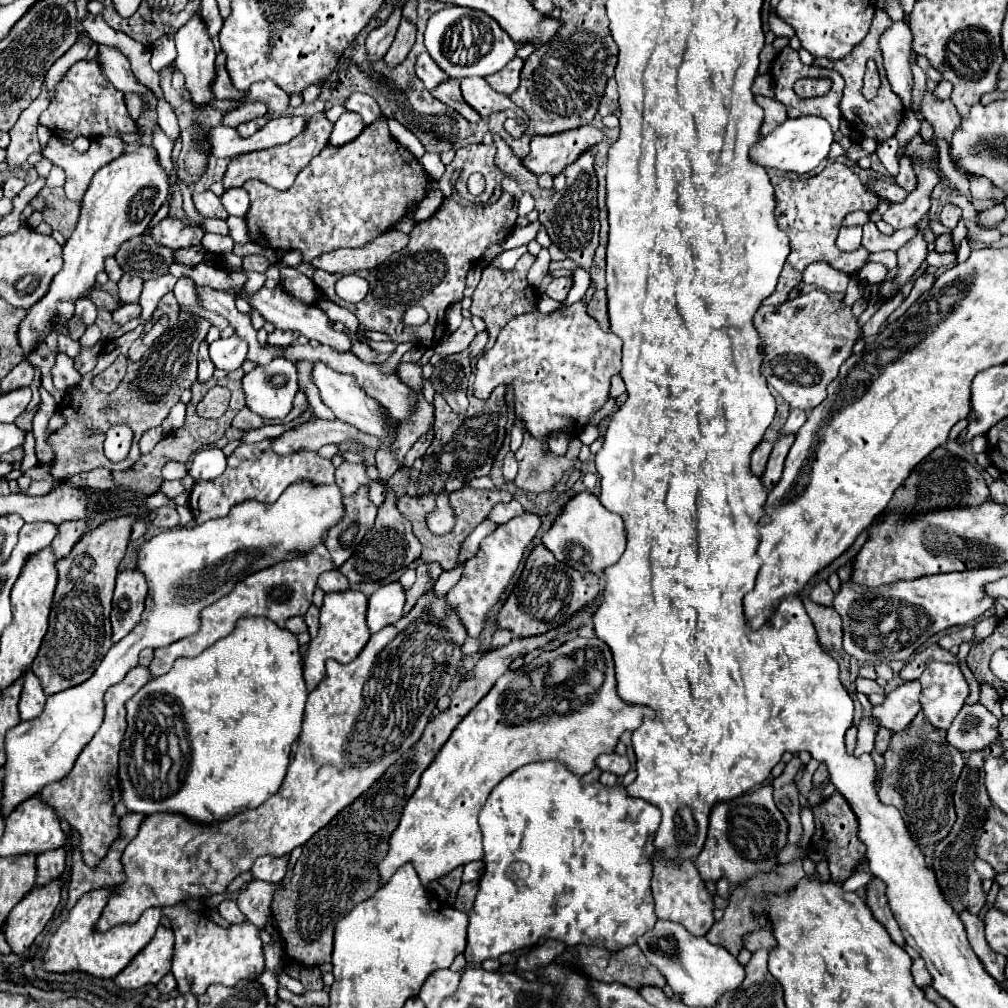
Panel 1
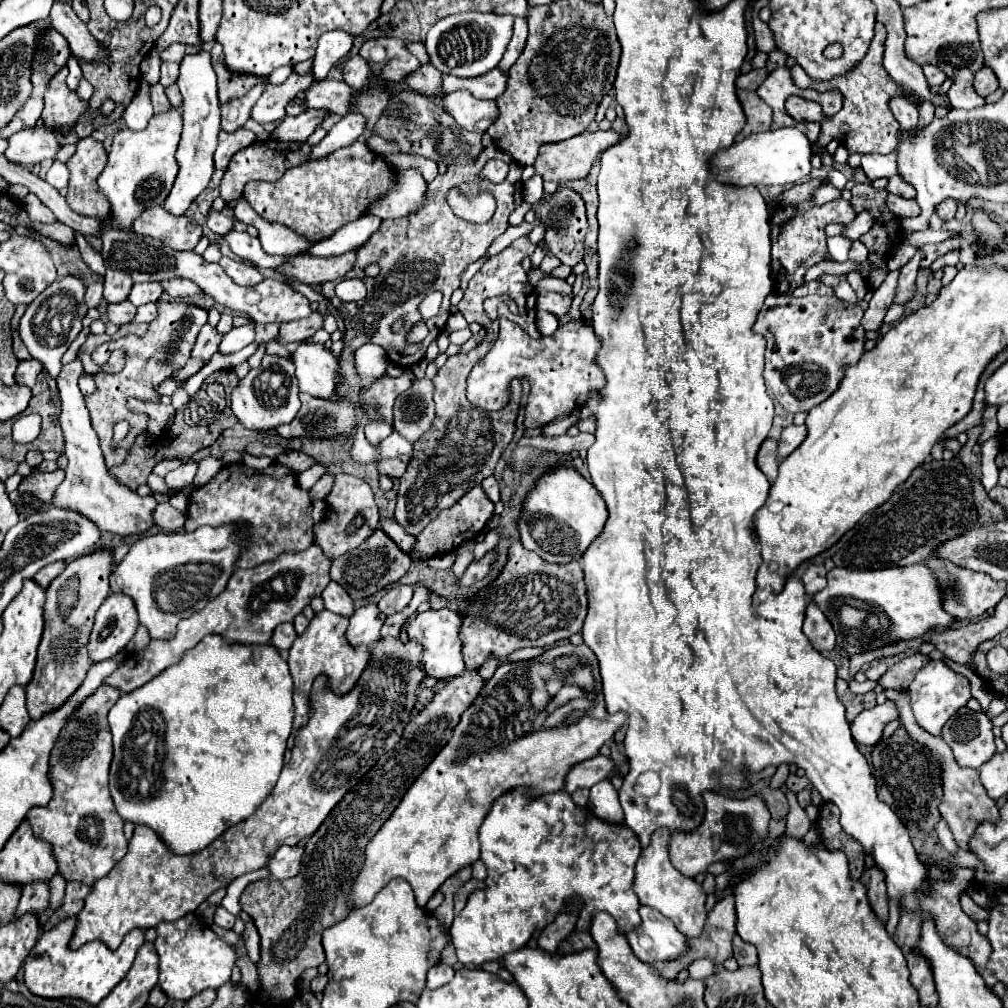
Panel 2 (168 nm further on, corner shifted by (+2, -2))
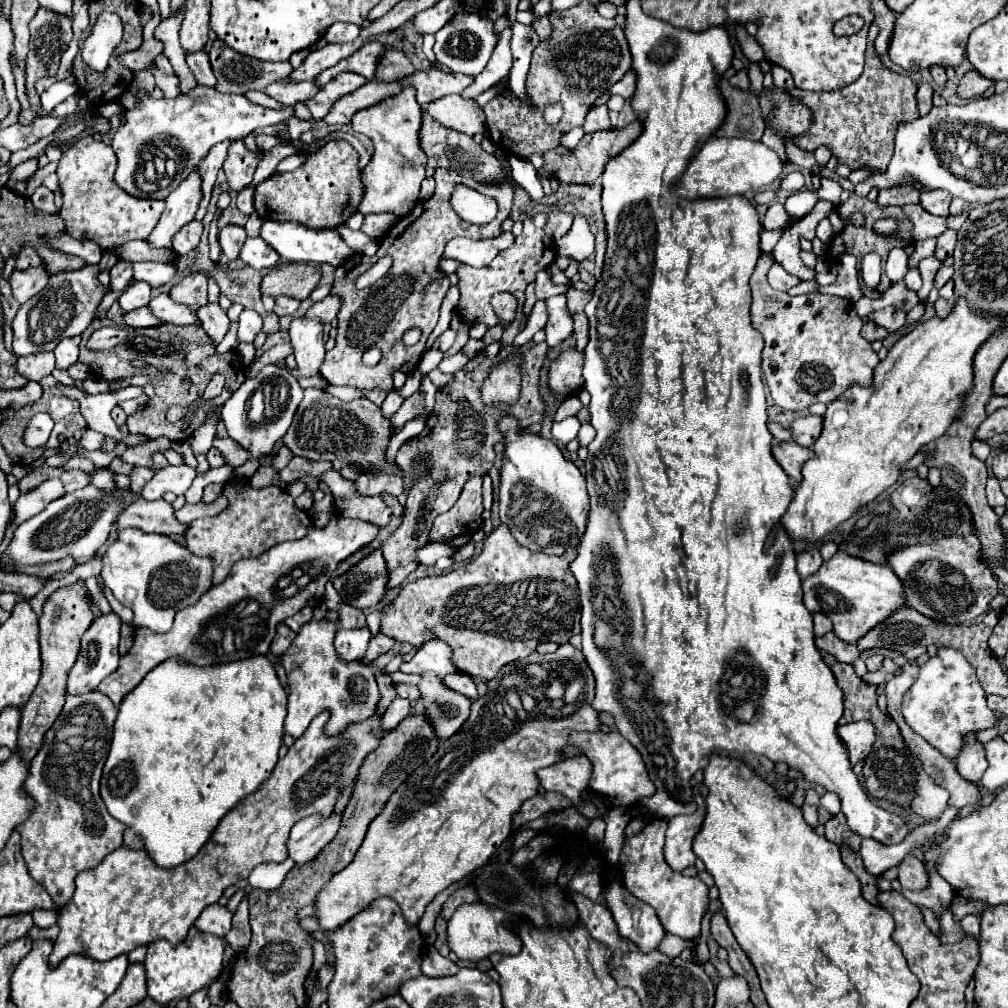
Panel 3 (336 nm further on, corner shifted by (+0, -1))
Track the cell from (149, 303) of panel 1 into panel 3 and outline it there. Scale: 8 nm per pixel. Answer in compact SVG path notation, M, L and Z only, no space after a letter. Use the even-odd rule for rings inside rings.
M135 282L133 286L129 286L121 298L119 298L119 306L123 312L131 312L135 308L143 308L149 304L149 292L151 292L151 286L147 282Z

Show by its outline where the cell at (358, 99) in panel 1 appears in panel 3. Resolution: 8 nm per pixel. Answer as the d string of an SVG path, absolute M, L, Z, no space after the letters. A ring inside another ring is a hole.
M291 78L277 80L275 84L269 84L265 88L267 96L271 96L273 100L287 104L287 106L295 106L297 102L307 102L317 92L319 92L319 88L313 82L295 82Z

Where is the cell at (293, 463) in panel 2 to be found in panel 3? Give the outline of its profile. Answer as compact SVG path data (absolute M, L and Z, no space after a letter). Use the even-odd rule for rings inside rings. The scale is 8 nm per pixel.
M281 446L279 448L279 452L277 452L277 456L273 456L273 468L275 470L283 470L287 464L289 464L289 460L293 458L293 454L291 454L291 450L287 448L287 446Z

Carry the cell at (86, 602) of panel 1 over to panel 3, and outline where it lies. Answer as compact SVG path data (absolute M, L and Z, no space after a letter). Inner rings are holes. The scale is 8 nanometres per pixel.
M79 582L69 588L59 588L51 594L51 598L43 606L43 614L39 618L39 644L41 644L41 680L31 694L29 702L21 708L21 722L19 722L19 738L17 738L17 752L19 756L29 762L41 748L45 732L53 726L55 718L59 716L63 704L65 704L65 684L67 674L71 666L77 660L79 654L79 640L83 632L93 622L93 610L91 602L87 598L87 588Z

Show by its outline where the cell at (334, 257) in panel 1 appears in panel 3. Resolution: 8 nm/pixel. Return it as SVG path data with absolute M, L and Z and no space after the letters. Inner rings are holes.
M279 262L261 280L261 294L271 298L289 296L295 300L305 300L319 282L321 274L313 264L299 262Z

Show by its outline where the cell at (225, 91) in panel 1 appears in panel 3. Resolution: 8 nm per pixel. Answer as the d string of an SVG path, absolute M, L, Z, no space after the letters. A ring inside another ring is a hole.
M219 38L213 42L209 58L217 78L215 88L229 94L265 90L271 82L287 78L293 72L293 66L289 62L265 62L243 56L233 48L227 48L227 44L223 44Z

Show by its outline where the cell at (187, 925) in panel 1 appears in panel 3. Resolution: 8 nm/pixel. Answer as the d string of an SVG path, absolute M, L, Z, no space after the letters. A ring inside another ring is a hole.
M195 926L189 930L183 944L169 944L167 940L157 940L147 946L147 956L143 960L147 976L147 996L161 1006L177 998L189 998L193 992L209 986L217 980L223 962L223 940L205 932L199 932Z

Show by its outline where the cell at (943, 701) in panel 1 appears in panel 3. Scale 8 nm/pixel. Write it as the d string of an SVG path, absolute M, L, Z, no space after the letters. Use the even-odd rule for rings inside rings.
M955 648L937 650L937 656L929 658L921 666L919 678L903 696L901 710L909 728L951 762L957 760L965 734L993 728L997 722L993 710L987 708L987 696L975 676L973 666Z

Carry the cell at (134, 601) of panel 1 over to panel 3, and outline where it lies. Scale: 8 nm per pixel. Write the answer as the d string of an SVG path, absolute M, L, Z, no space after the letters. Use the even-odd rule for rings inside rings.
M111 612L111 614L101 614L93 620L91 628L83 634L81 638L81 650L77 656L77 662L73 664L69 676L67 676L67 694L85 694L91 692L99 686L99 682L115 672L117 660L119 660L119 628L121 628L121 618Z

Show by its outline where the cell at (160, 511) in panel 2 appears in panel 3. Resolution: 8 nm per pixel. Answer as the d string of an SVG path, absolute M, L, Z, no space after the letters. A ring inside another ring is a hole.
M219 496L211 504L203 504L203 502L185 504L181 510L175 512L175 516L179 518L179 522L193 522L193 520L203 518L203 516L215 516L215 514L223 512L225 508L227 508L227 498L225 496Z

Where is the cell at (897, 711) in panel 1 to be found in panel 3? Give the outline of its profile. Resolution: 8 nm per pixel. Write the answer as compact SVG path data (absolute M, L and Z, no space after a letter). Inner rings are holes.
M865 720L851 722L845 726L839 726L837 736L841 736L845 748L849 750L851 764L855 766L857 762L861 762L871 752L873 742L875 742L875 728Z

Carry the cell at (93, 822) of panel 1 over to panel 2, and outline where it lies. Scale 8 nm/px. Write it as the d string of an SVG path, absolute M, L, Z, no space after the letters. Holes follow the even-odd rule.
M101 685L71 715L51 751L49 775L55 787L55 795L45 807L33 807L27 813L35 835L53 845L55 857L59 861L59 871L67 881L93 885L93 881L105 877L113 869L113 865L127 853L123 819L119 817L119 813L115 813L107 781L109 765L113 759L107 713L119 697L119 689Z

